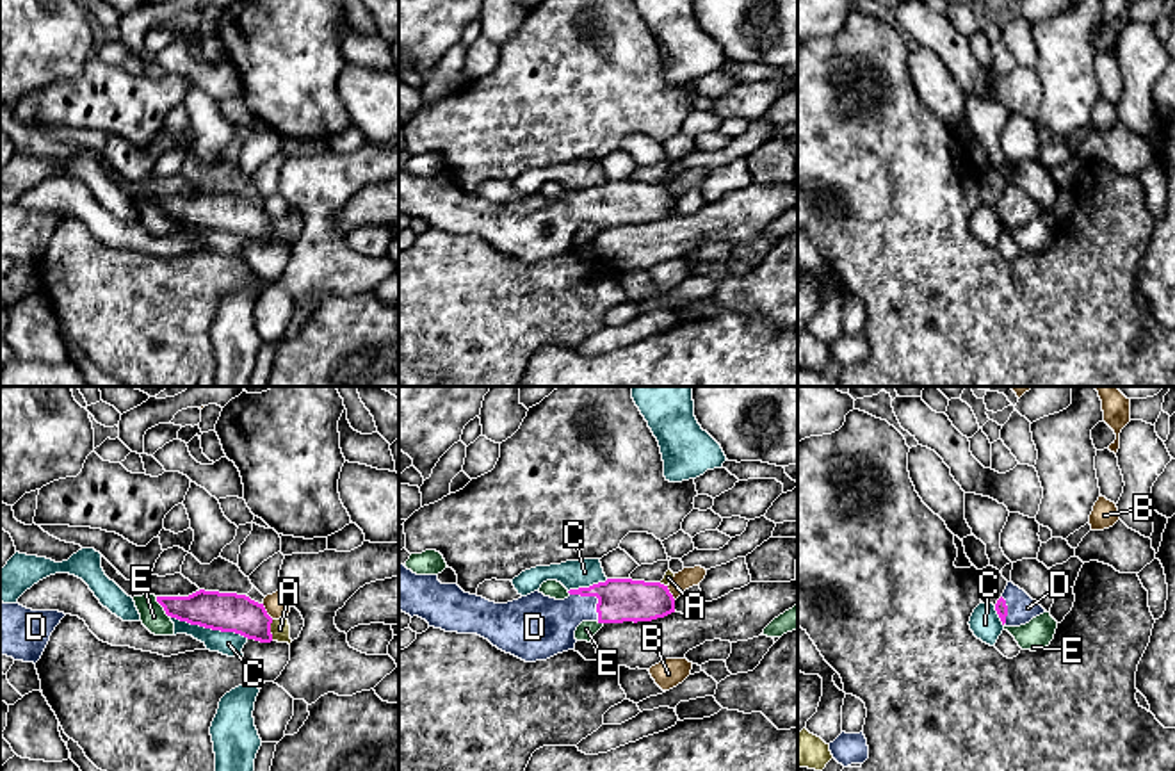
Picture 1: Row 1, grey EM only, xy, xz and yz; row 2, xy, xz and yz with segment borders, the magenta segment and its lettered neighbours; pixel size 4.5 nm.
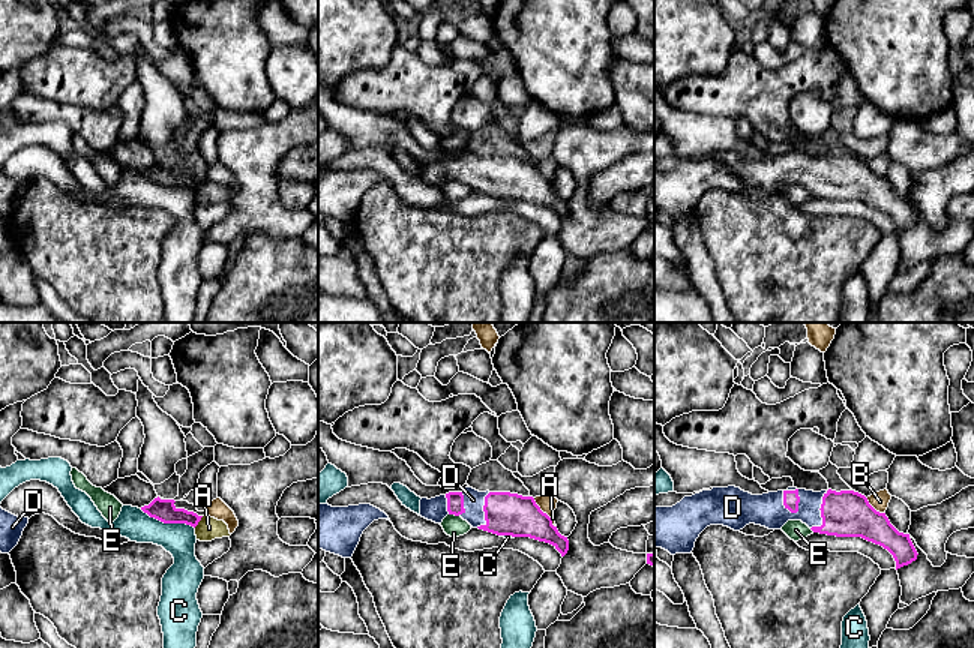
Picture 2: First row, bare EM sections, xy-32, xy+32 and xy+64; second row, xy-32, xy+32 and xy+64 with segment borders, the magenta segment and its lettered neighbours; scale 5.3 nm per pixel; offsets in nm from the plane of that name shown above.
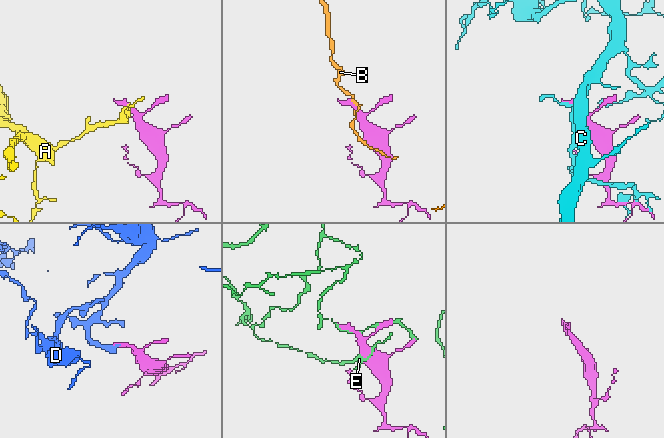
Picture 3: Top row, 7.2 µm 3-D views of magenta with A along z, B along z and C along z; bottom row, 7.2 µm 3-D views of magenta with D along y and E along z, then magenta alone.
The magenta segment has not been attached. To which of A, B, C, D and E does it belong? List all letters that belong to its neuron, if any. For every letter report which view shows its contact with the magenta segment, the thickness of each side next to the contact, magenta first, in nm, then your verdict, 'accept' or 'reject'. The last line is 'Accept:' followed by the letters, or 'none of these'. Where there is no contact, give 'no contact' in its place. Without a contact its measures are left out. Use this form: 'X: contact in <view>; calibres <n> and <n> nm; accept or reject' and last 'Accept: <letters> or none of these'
A: contact in xy; calibres 180 and 90 nm; reject
B: contact in xy; calibres 180 and 100 nm; reject
C: contact in xy; calibres 180 and 110 nm; reject
D: contact in xz; calibres 190 and 240 nm; accept
E: contact in xy; calibres 170 and 120 nm; reject
Accept: D

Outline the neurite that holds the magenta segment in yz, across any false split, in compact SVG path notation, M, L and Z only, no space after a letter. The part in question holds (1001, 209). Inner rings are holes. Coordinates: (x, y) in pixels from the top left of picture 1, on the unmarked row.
M1008 183L1002 198L995 205L995 212L1006 228L1020 228L1033 219L1047 214L1036 201L1033 201L1024 191Z

